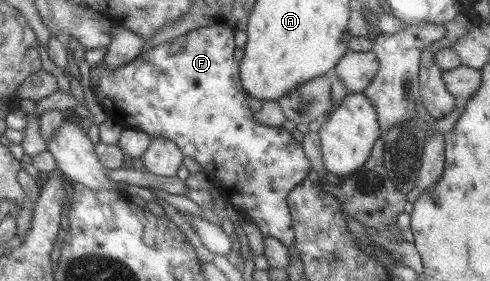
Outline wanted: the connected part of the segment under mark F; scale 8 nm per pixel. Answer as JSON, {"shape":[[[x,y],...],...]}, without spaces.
{"shape":[[[212,25],[198,30],[192,30],[184,36],[179,36],[172,42],[165,42],[164,44],[154,48],[154,51],[148,51],[146,56],[140,56],[133,59],[130,63],[118,67],[118,69],[110,69],[106,63],[101,62],[91,69],[90,88],[95,95],[99,105],[102,106],[112,119],[121,121],[123,123],[130,123],[134,125],[136,129],[145,131],[150,134],[152,138],[168,138],[174,140],[179,148],[183,150],[183,154],[188,157],[194,158],[197,162],[200,162],[204,166],[204,172],[207,173],[210,180],[214,183],[215,188],[218,191],[219,202],[227,201],[233,206],[240,216],[240,220],[247,220],[253,222],[258,229],[260,229],[264,238],[276,237],[284,243],[288,248],[293,248],[296,242],[295,229],[293,228],[293,217],[291,214],[291,205],[288,202],[288,197],[291,192],[308,178],[308,174],[312,172],[312,164],[308,159],[303,144],[300,144],[292,133],[288,130],[284,130],[281,127],[272,127],[264,124],[259,124],[254,120],[255,113],[250,108],[250,95],[247,90],[244,89],[243,78],[240,74],[240,62],[236,62],[236,40],[234,40],[235,28],[226,25]]]}

